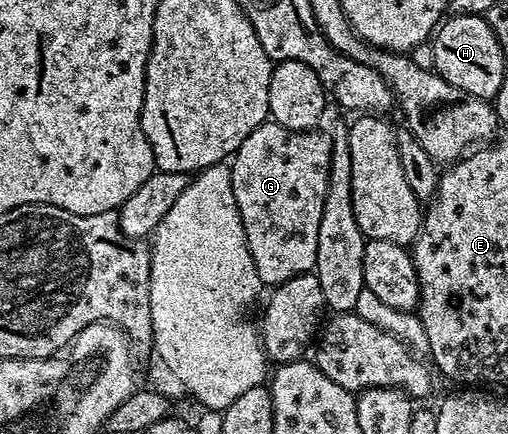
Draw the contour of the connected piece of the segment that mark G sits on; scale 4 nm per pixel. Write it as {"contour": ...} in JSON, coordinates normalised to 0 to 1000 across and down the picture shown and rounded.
{"contour":[[[539,279],[514,286],[467,341],[453,369],[459,454],[474,491],[486,562],[506,611],[512,654],[547,657],[571,641],[618,627],[624,601],[624,537],[630,525],[642,435],[648,426],[652,313],[634,300],[579,302]]]}

